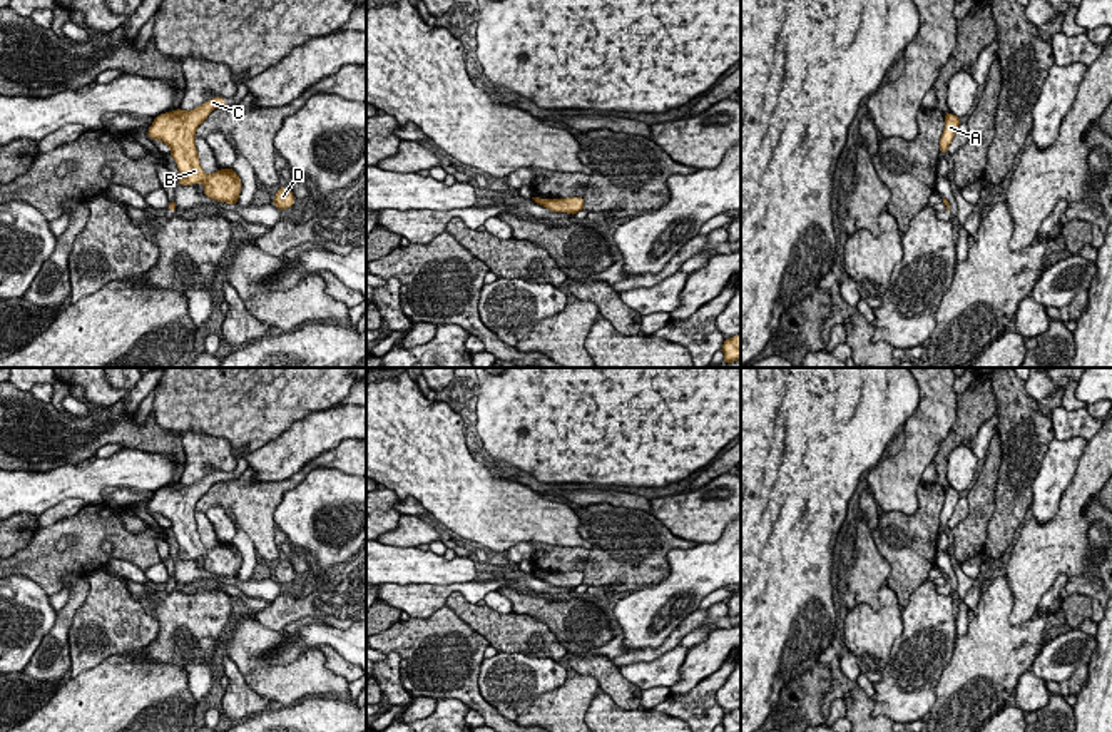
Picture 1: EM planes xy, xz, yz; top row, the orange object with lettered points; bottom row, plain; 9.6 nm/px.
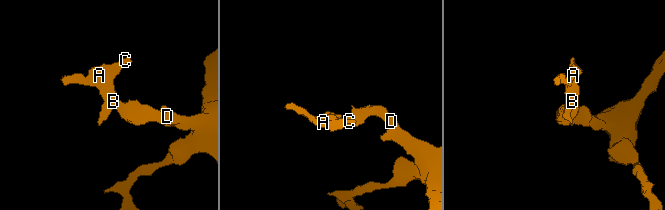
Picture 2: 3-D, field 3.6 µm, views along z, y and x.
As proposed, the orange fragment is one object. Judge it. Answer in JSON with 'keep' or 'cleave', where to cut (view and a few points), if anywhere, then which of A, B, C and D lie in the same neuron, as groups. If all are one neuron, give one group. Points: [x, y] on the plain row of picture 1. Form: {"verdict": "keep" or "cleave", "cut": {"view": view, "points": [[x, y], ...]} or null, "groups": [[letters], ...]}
{"verdict": "keep", "cut": null, "groups": [["A", "B", "C", "D"]]}

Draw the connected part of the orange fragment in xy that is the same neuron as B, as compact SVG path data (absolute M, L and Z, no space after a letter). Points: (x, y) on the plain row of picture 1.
M222 471L206 475L201 481L189 486L174 485L154 491L149 501L149 513L157 513L171 521L171 530L179 541L179 558L192 560L204 558L204 568L209 573L237 578L241 568L241 553L232 543L221 543L207 550L199 536L196 523L196 505L207 493L207 490L217 483L226 481Z

